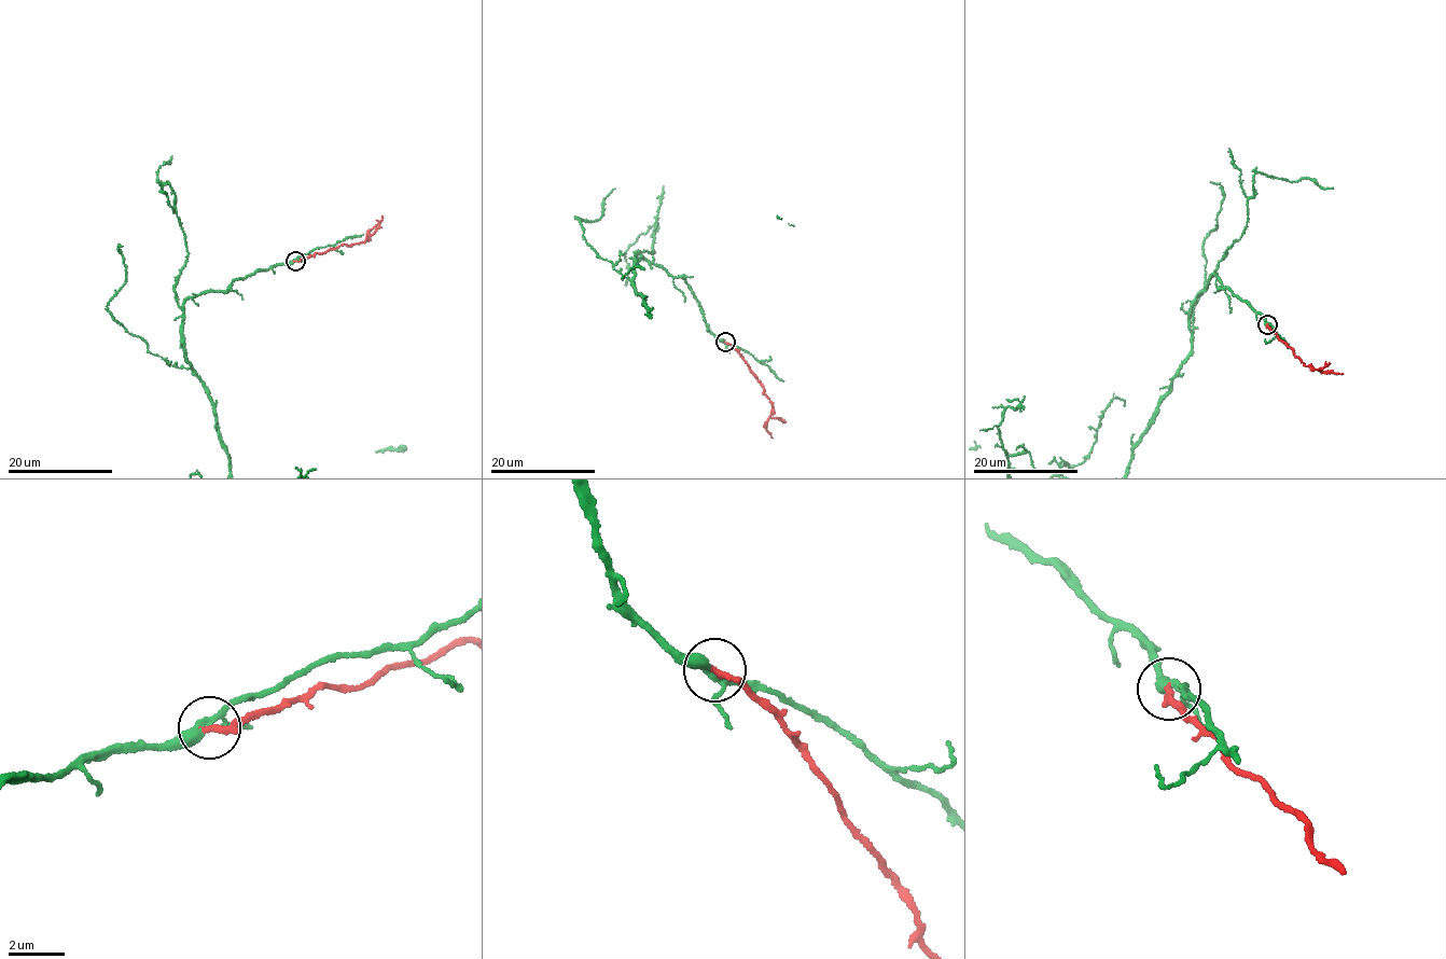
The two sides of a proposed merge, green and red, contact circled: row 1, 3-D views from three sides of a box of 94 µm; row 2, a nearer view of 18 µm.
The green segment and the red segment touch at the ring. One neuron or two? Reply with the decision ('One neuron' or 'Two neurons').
One neuron

